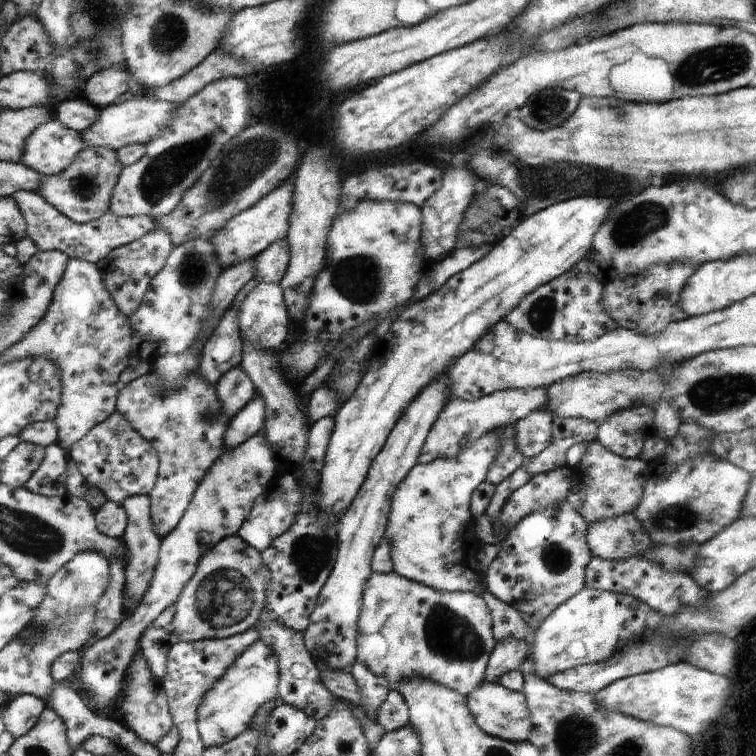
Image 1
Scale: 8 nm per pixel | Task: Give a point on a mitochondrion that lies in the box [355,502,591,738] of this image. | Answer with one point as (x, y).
(447, 633)

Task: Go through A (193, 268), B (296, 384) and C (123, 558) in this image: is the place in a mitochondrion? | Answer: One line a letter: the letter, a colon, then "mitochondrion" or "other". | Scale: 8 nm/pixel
A: mitochondrion
B: other
C: other

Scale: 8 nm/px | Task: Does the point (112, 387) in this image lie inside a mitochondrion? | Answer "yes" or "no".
no

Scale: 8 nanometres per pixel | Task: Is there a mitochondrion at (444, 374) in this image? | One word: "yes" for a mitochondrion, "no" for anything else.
no

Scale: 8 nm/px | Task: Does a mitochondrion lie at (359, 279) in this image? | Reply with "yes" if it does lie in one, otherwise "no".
yes

